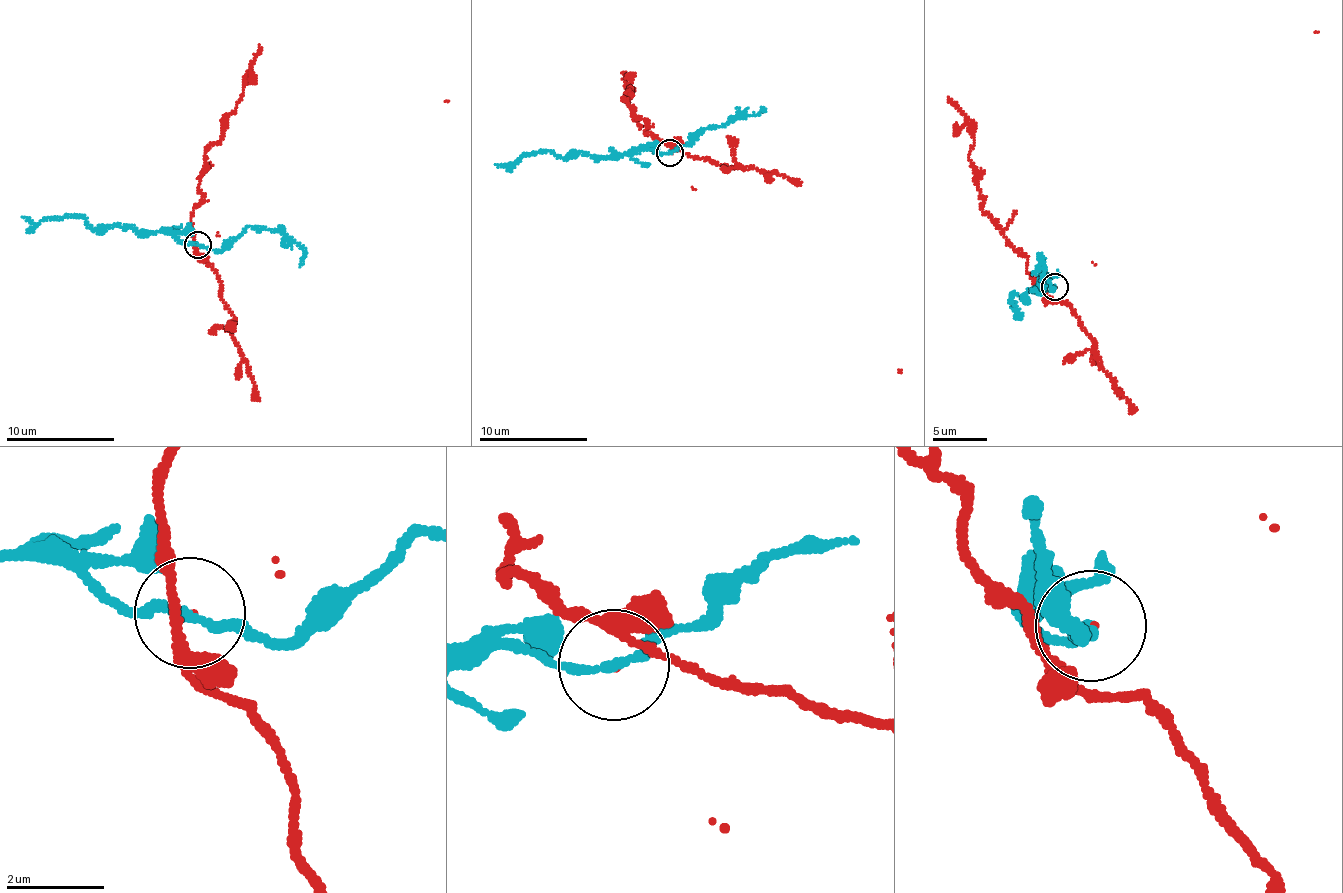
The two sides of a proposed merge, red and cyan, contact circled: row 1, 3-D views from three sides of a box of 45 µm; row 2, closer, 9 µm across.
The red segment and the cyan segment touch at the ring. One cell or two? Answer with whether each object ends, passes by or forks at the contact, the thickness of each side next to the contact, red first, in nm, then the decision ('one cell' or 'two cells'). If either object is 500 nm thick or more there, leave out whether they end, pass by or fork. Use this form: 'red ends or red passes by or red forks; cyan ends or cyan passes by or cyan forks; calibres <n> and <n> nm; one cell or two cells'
red ends; cyan passes by; calibres 30 and 200 nm; two cells

